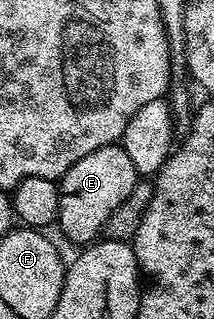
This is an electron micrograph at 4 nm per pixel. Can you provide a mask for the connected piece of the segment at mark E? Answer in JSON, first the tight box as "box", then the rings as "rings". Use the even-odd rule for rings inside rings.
{"box":[58,144,141,247],"rings":[[[122,144],[106,145],[85,159],[77,159],[65,175],[58,178],[59,186],[59,219],[60,229],[75,247],[86,247],[102,234],[105,223],[125,199],[129,199],[129,191],[133,191],[135,182],[141,174],[133,167],[129,155],[125,155]]]}

